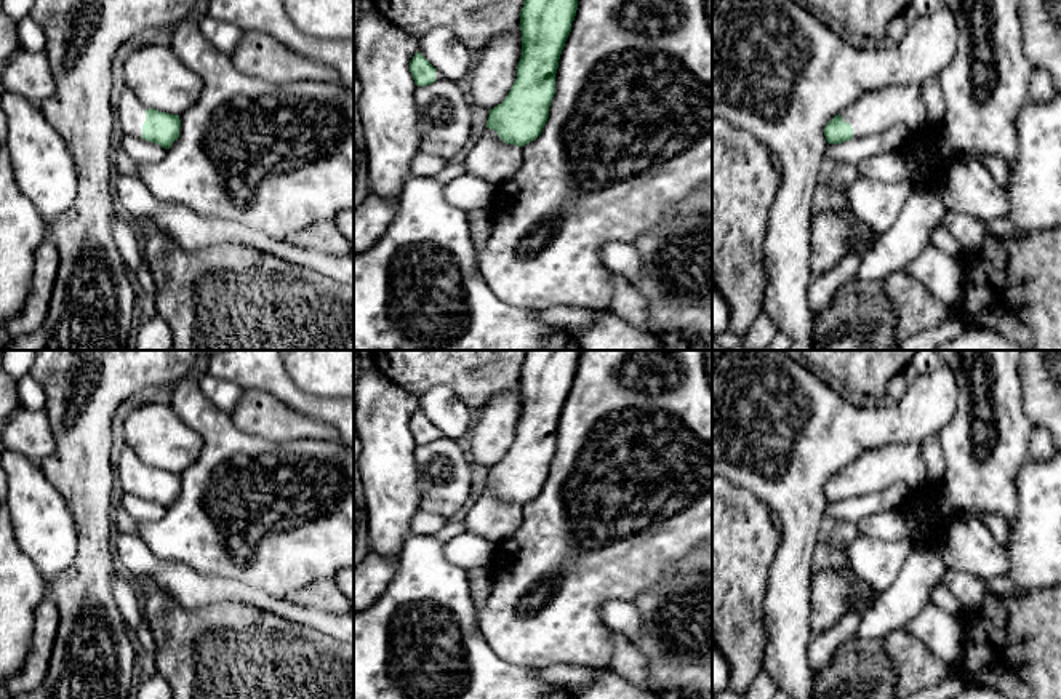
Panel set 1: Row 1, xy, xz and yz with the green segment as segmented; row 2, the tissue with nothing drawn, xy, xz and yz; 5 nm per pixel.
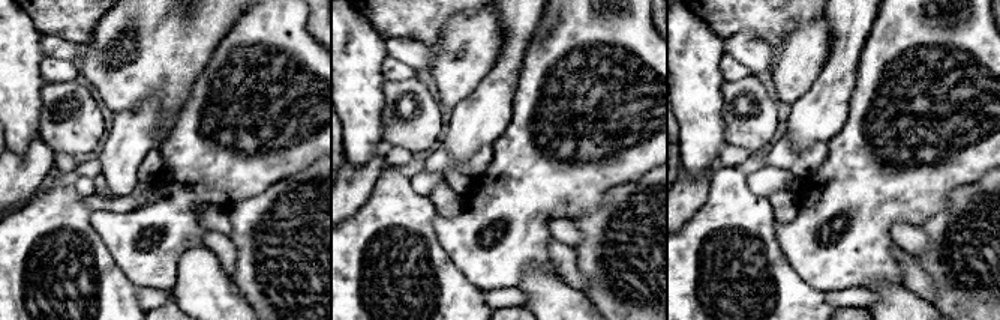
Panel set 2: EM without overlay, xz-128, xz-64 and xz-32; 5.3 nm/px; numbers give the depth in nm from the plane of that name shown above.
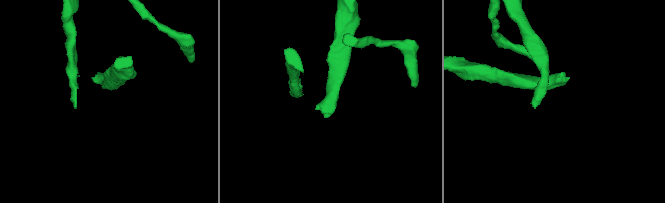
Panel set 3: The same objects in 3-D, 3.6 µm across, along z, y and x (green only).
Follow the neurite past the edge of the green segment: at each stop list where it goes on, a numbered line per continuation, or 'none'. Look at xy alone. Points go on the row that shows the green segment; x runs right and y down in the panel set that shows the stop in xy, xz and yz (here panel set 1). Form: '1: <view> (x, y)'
1: xy (132, 112)

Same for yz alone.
1: yz (876, 111)

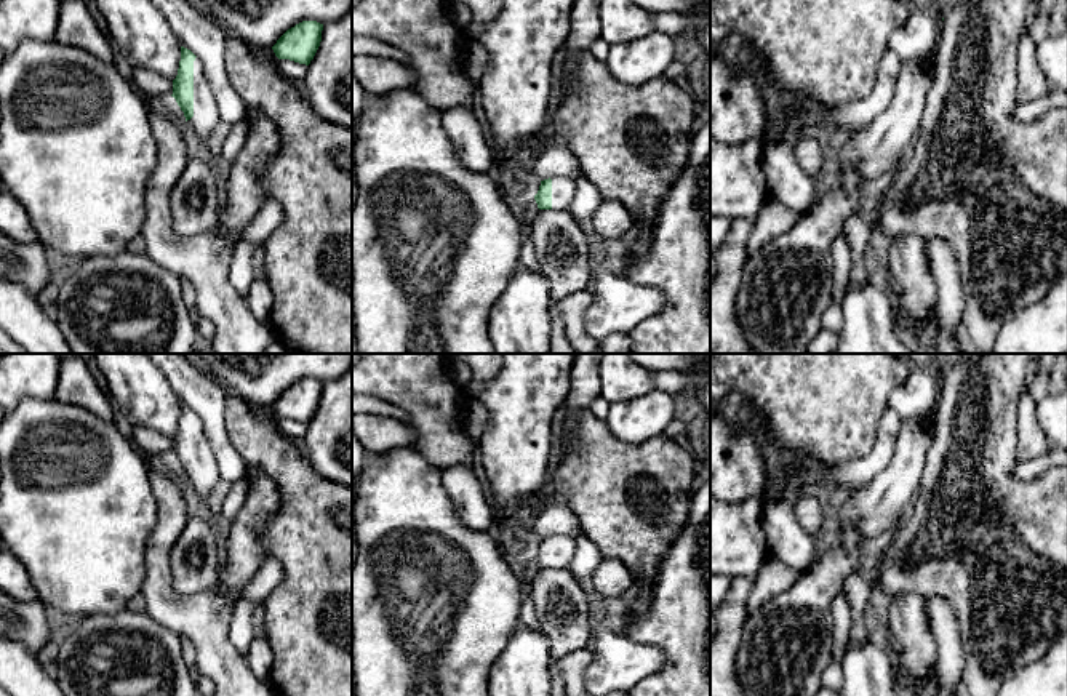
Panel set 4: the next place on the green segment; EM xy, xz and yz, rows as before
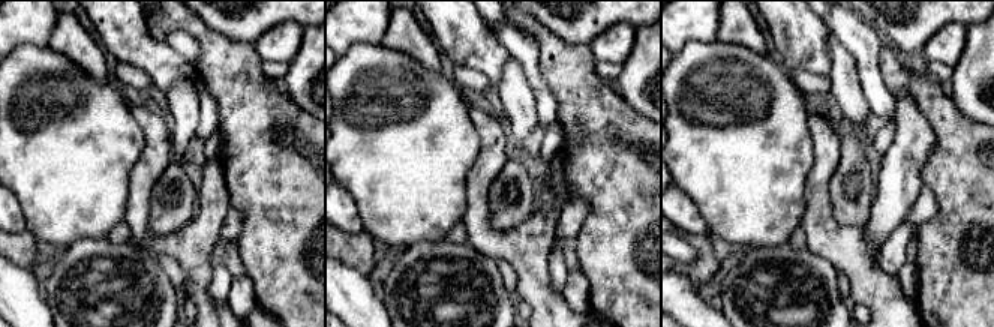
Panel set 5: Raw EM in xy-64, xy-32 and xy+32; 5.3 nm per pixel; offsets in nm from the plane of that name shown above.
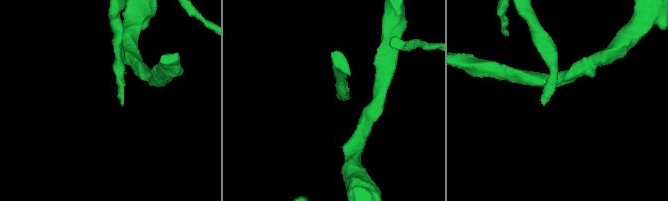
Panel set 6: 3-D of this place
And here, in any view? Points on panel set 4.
1: xy (205, 117)

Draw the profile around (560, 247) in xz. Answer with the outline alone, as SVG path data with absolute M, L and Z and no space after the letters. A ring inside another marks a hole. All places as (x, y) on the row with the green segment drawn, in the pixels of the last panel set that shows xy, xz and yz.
M537 210L530 235L541 274L555 299L589 290L592 282L587 237L569 210Z

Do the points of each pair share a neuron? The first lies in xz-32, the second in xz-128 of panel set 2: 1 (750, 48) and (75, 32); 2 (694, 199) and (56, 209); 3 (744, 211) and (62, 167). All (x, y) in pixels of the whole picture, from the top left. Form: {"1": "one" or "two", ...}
{"1": "two", "2": "two", "3": "two"}

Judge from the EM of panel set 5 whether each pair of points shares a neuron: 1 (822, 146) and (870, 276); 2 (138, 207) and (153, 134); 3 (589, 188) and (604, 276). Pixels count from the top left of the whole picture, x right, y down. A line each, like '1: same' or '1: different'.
1: same
2: same
3: same

